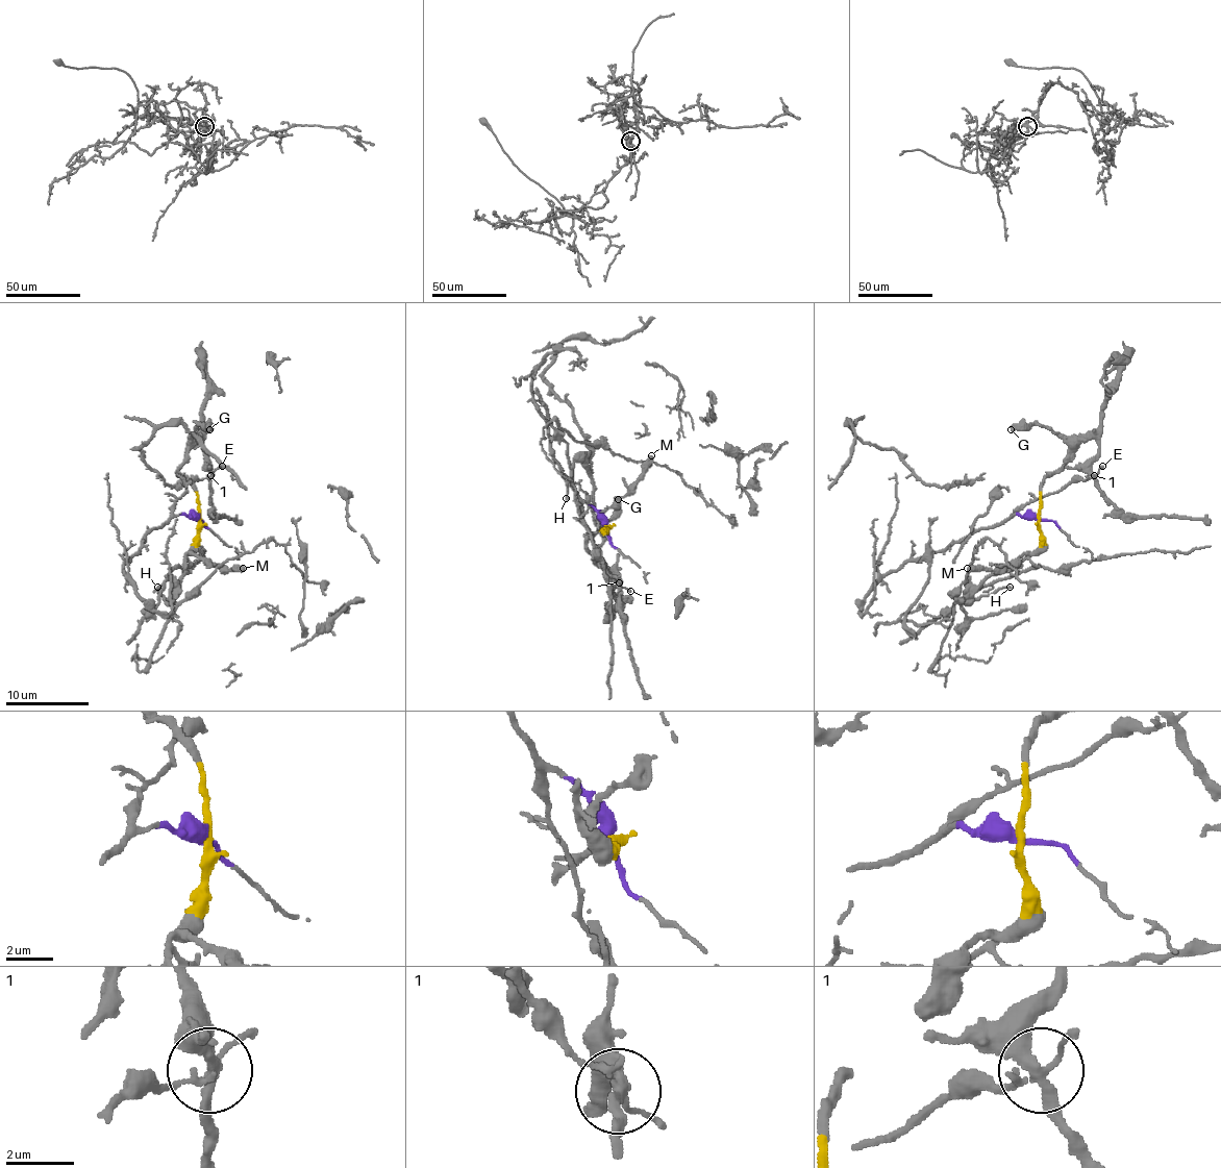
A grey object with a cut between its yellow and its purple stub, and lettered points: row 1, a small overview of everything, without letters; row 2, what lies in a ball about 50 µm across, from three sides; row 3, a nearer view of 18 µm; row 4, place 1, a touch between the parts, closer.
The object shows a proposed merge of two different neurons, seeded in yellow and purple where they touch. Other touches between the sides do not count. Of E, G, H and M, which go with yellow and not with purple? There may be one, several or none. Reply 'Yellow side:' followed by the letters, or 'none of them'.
Yellow side: G, H, M

